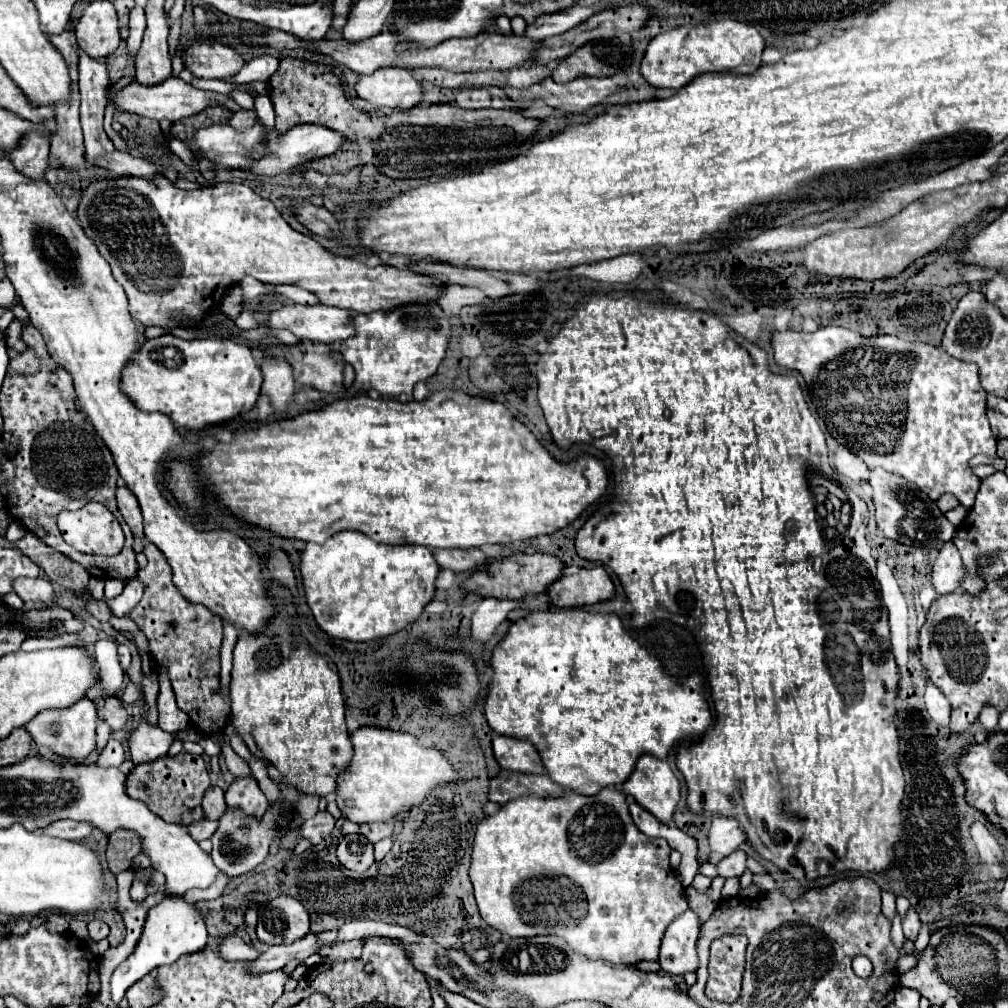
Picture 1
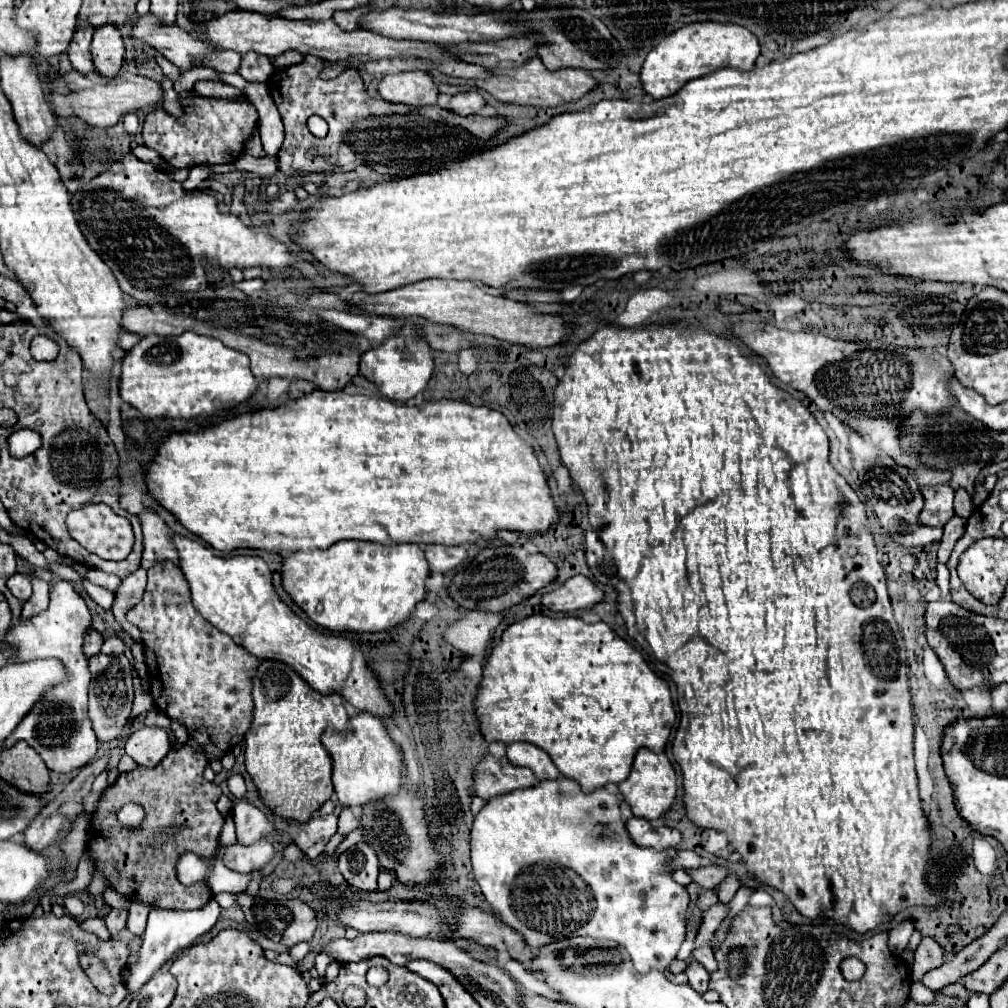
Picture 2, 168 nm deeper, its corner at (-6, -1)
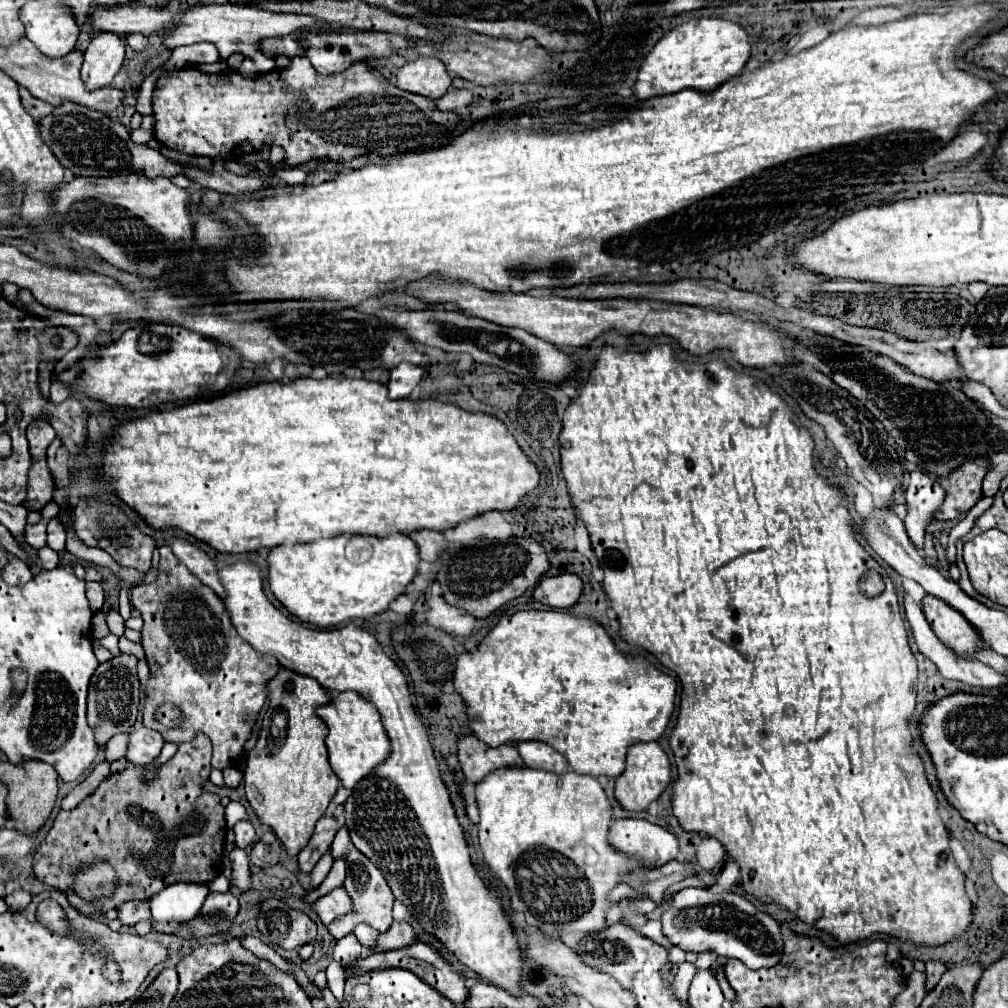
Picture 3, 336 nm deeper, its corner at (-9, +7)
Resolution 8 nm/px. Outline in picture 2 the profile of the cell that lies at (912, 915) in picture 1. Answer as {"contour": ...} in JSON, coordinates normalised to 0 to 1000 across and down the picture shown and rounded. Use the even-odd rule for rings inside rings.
{"contour":[[[916,930],[914,938],[908,943],[908,953],[904,957],[904,971],[914,973],[914,969],[922,961],[930,961],[930,957],[934,955],[936,955],[936,941],[924,930]]]}

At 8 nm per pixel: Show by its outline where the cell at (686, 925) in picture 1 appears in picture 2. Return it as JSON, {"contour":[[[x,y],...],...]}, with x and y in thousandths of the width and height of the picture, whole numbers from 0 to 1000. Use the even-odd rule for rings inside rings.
{"contour":[[[688,949],[684,951],[684,959],[682,959],[682,969],[684,969],[684,977],[693,985],[693,987],[697,987],[703,979],[703,963],[693,955],[693,953],[689,953]]]}

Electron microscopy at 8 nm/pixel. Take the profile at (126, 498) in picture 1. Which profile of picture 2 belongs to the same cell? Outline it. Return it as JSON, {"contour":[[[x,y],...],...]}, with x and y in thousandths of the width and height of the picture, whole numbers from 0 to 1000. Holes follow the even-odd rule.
{"contour":[[[142,507],[138,511],[142,521],[142,533],[144,533],[144,547],[142,547],[142,564],[150,564],[152,561],[160,557],[172,557],[178,563],[176,557],[176,545],[172,545],[172,537],[168,533],[170,525],[162,519],[162,515],[150,507]]]}

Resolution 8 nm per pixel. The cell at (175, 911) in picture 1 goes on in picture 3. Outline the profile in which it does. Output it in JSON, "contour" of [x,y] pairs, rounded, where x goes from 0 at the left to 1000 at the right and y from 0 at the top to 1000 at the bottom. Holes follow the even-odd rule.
{"contour":[[[169,878],[167,882],[161,882],[155,890],[151,890],[151,910],[157,916],[188,916],[196,910],[204,888],[206,878]]]}

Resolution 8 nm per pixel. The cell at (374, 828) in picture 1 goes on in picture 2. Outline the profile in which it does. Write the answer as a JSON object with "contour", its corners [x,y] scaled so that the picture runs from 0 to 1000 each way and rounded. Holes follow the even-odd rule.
{"contour":[[[358,822],[348,824],[348,826],[346,826],[338,836],[336,836],[336,840],[332,842],[332,852],[336,852],[340,844],[344,844],[346,840],[350,840],[350,838],[352,838],[352,836],[356,836],[356,834],[358,834]]]}

